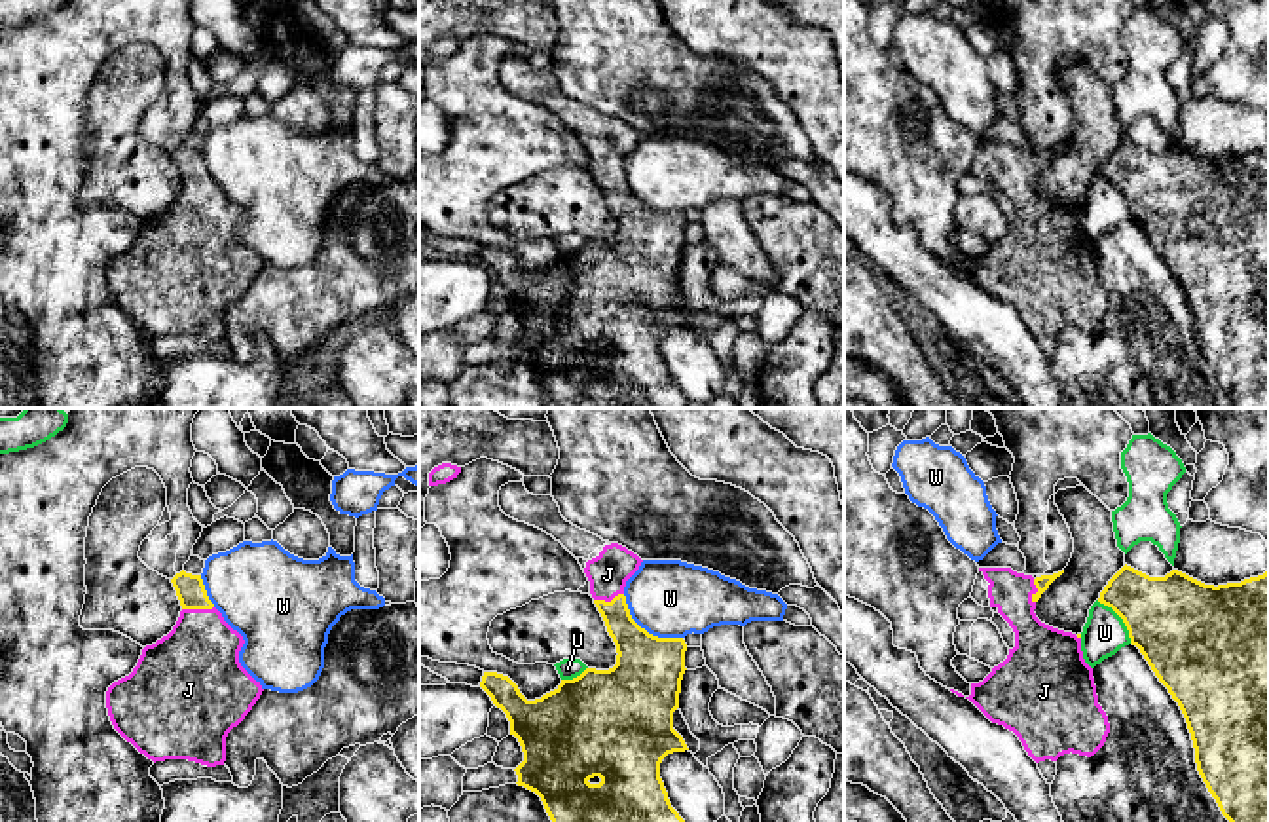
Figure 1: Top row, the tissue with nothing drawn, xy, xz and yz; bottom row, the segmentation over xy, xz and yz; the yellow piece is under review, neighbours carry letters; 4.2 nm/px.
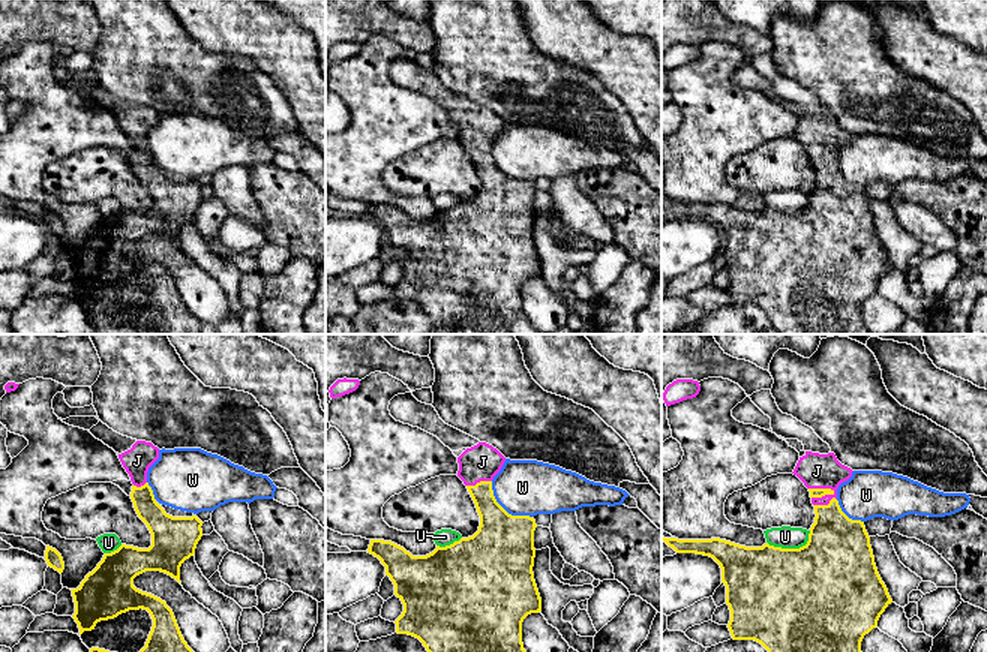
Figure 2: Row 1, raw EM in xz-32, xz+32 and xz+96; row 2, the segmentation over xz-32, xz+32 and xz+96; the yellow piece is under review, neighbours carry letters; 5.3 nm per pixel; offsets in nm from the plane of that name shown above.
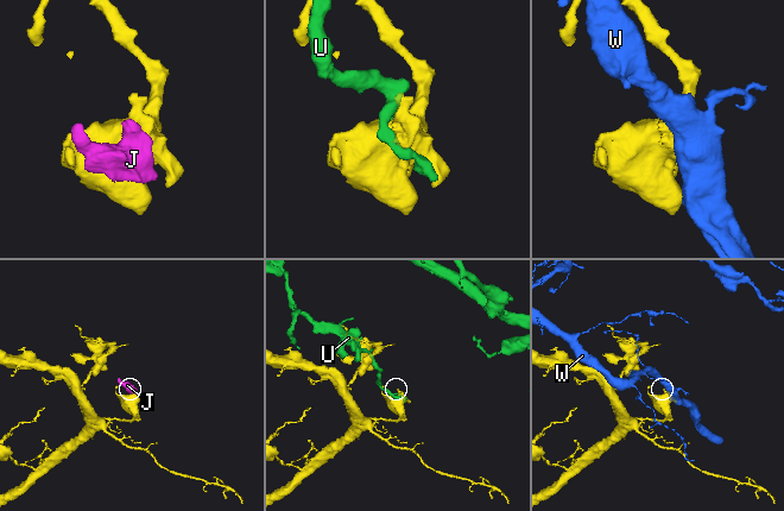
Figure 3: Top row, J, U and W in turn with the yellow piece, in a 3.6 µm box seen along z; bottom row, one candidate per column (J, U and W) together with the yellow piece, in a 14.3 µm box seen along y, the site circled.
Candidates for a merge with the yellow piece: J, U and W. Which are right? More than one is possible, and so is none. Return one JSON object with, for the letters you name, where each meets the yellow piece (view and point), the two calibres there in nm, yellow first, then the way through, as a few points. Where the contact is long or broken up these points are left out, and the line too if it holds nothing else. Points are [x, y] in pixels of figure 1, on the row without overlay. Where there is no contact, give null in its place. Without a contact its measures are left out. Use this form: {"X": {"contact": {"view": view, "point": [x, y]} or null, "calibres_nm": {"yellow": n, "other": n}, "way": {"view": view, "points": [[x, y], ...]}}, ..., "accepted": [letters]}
{"J": {"contact": {"view": "xy", "point": [198, 183]}, "calibres_nm": {"yellow": 120, "other": 380}, "way": {"view": "xy", "points": [[190, 164], [198, 183], [196, 242]]}}, "accepted": ["J"]}

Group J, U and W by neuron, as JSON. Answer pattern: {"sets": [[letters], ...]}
{"sets": [["J"], ["U"], ["W"]]}

